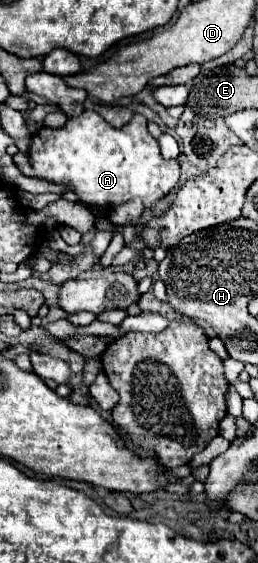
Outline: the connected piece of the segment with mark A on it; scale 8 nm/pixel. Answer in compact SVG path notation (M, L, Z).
M86 110L82 116L70 118L62 128L56 128L56 130L40 128L32 136L28 158L30 158L30 166L36 176L46 178L52 184L68 186L78 196L78 202L88 206L96 214L112 212L116 206L120 206L132 198L140 198L144 204L144 210L152 210L152 206L158 200L162 200L176 186L178 176L180 176L178 160L166 162L162 158L160 144L146 130L146 118L142 114L134 114L126 126L116 130L98 112Z

